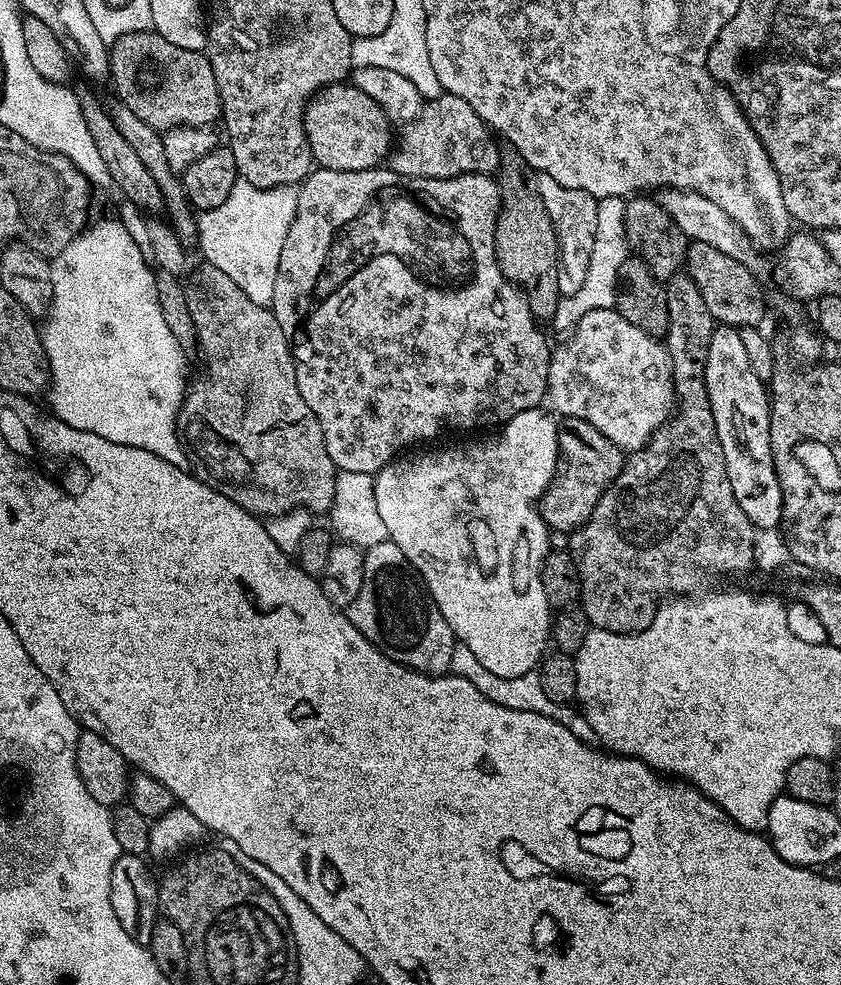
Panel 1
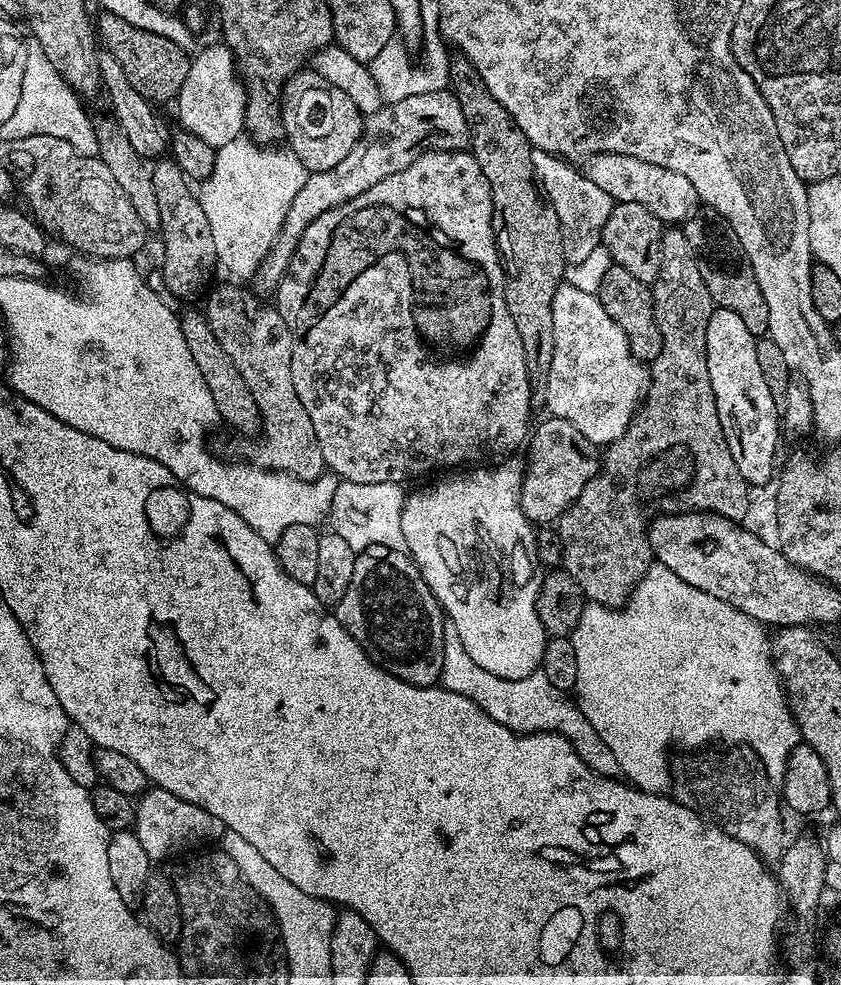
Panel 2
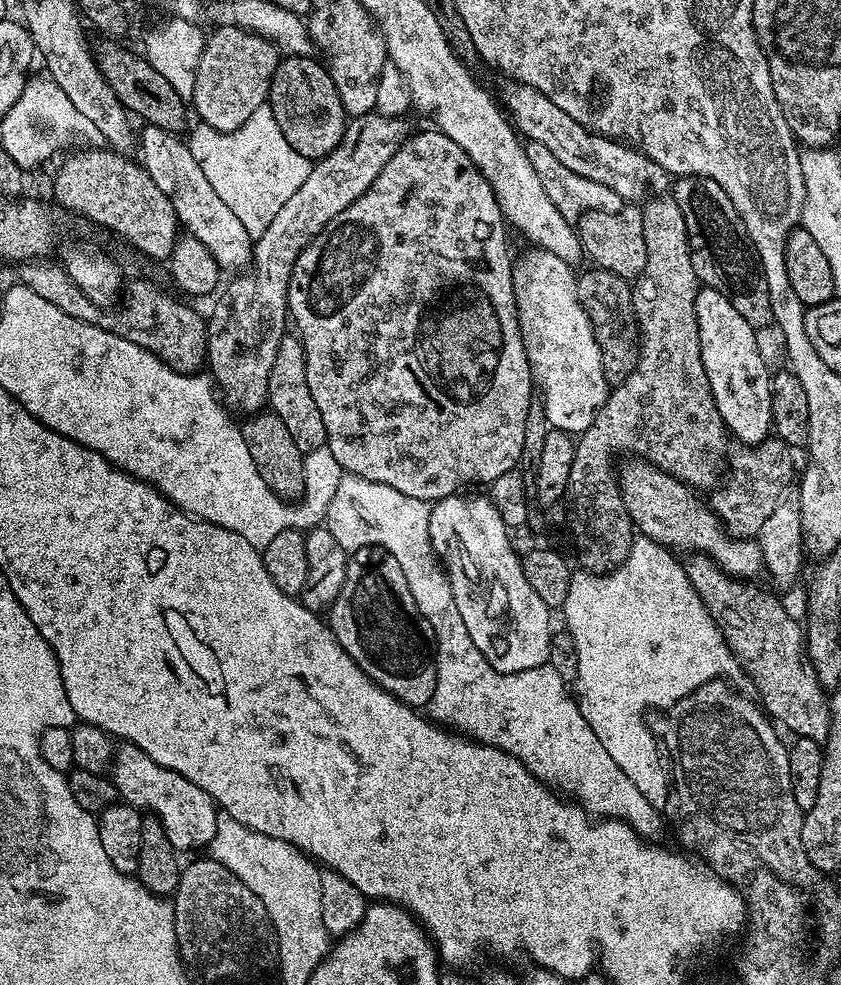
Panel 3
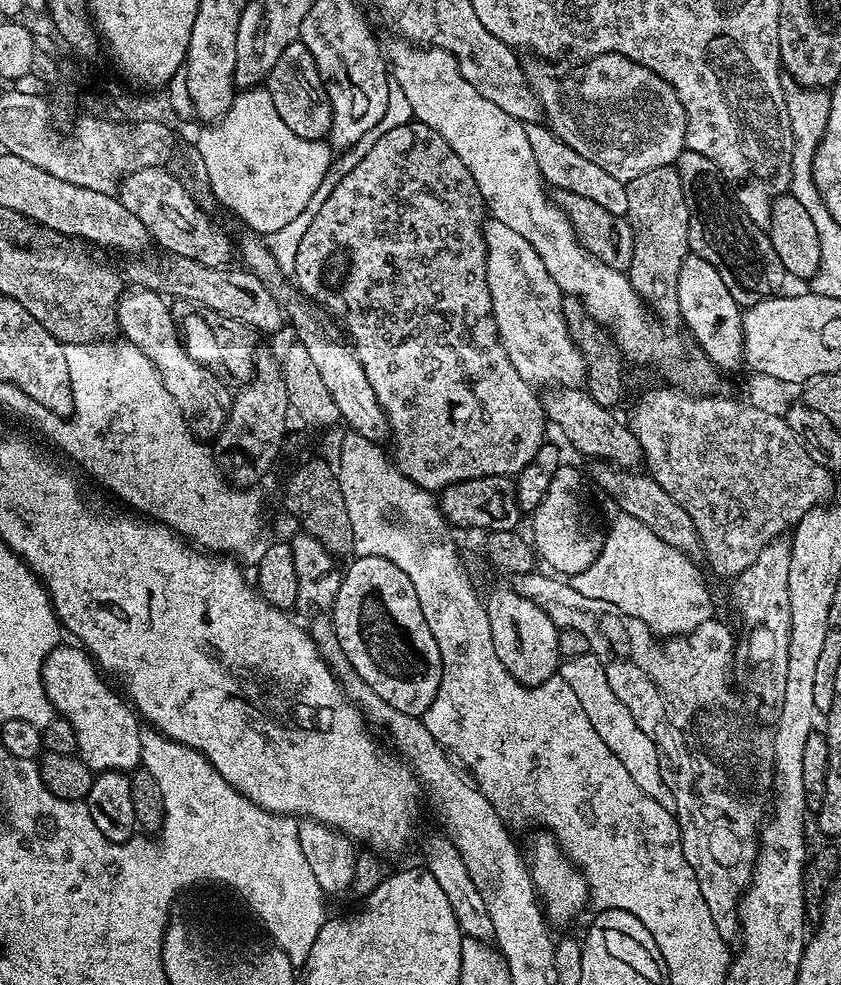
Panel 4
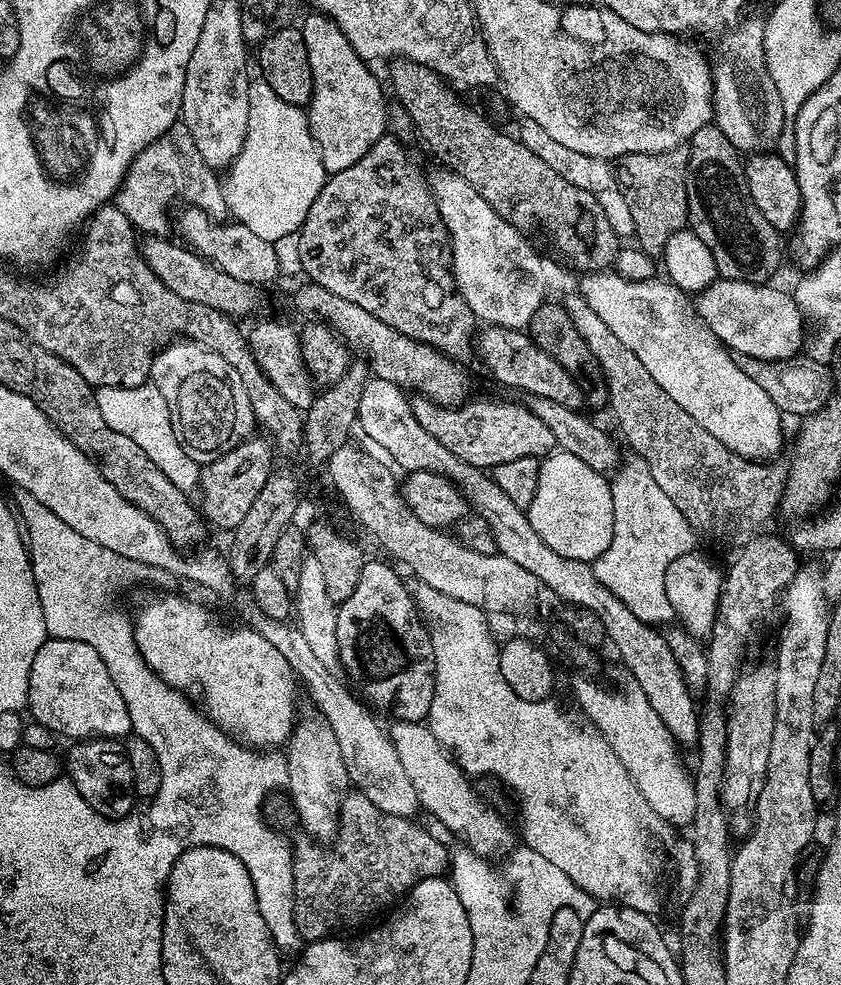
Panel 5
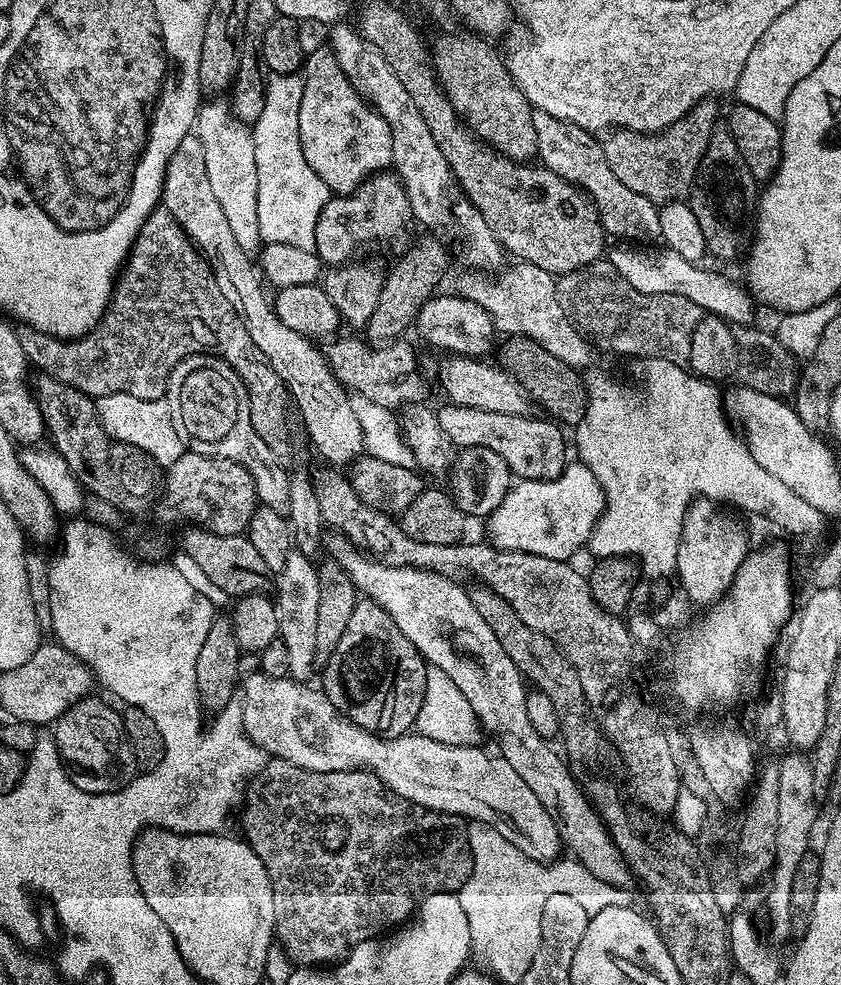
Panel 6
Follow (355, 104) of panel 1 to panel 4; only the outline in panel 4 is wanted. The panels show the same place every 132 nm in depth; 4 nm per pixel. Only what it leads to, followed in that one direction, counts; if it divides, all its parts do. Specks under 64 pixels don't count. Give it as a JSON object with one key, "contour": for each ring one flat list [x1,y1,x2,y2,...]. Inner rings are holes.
{"contour":[[300,39,286,46,286,50,282,50,278,62,274,62,274,70,270,70,266,87,270,98,274,98,274,107,282,117,282,122,286,122,286,126,290,126,290,130,294,130,298,138,324,140,331,133,332,103,318,74,314,54,306,50]]}

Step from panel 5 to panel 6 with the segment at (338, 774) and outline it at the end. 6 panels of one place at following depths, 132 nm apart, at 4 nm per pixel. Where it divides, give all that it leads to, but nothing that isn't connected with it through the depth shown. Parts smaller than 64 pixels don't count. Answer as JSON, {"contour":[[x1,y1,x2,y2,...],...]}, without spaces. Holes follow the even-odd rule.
{"contour":[[293,550,286,558,286,566,282,566,282,570,275,577,276,592,274,591,274,599,276,601,276,609,278,610,278,626,280,634,278,637,279,643,284,645,286,650,286,658,288,659,288,676,293,680,301,682,311,681,312,668,317,667,316,651,316,624,318,623,318,582,319,574,317,565,313,563,309,557,302,553]]}

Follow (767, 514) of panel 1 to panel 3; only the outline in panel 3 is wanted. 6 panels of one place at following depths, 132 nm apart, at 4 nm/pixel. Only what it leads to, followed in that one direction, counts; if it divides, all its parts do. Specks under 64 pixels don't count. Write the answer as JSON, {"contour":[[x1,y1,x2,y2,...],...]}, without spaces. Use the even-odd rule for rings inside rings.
{"contour":[[701,287,698,298,694,302,694,310,698,314,698,338,702,346,702,362,706,370,706,378,710,382,710,390,714,394,714,402,718,406,718,414,722,418,724,427,728,429,733,437,736,436,742,440,741,443,747,445,760,444,761,441,769,439,770,433,773,431,772,427,772,376,768,372,768,364,764,361,764,356,760,353,760,344,756,341,758,336,757,329,750,326,750,322,746,322,746,318,742,318,742,314,738,314,738,310,734,310,734,306,730,302,730,298,725,292,720,292,717,288]]}

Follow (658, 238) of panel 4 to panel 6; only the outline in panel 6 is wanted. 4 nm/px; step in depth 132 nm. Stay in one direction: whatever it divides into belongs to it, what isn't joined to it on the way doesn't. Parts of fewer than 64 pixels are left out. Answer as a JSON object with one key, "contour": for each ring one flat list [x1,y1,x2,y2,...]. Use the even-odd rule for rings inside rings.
{"contour":[[709,98,694,105,683,118,663,132,613,131,607,137,609,140,603,141,602,147,606,162,610,162,610,170,614,170,614,178,657,206,684,200,696,183,696,171,706,154,706,146,710,146,710,134,714,134,718,126,714,101]]}

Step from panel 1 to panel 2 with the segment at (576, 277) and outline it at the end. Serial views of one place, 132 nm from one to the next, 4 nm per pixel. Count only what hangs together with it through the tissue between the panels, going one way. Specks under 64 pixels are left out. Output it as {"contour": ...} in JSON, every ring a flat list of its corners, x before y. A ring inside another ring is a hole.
{"contour":[[533,148,532,157,536,181,554,206,554,214,558,214,558,222,562,226,565,261,569,265,583,262,595,247,601,245,600,232,606,226,606,218,610,218,614,202,606,190,594,186,594,182,590,182,579,167,573,166,563,156,551,156,548,152]]}

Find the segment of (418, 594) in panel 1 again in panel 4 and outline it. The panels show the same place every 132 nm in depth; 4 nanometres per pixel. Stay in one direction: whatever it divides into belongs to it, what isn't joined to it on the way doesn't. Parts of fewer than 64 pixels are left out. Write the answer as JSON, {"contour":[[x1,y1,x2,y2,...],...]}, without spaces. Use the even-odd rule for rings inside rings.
{"contour":[[356,556,353,561,353,564,345,570,344,577,336,588,336,597,332,600,330,619,338,634,338,642,346,658,350,658,350,666,358,670,362,682,366,682,366,686,370,686,370,690,374,690,374,694,378,694,382,702,390,702,390,706,394,706,394,710,402,710,402,714,423,717,424,712,430,710,430,702,434,702,434,694,438,694,438,686,442,682,442,654,438,654,438,642,434,642,434,634,430,634,430,626,426,626,426,614,422,614,422,606,418,606,418,594,414,594,414,582,410,582,410,578,406,578,404,571,398,570,394,562,381,556]]}

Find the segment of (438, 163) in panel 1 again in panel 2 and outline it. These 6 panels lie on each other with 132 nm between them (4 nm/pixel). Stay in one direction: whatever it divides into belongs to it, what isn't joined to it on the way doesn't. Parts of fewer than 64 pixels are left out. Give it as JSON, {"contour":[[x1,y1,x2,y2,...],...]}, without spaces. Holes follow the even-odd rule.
{"contour":[[451,90,414,94,410,98,402,98,402,102,397,104,385,103,377,112,366,117,360,141,354,150,350,150,338,166,311,173,302,190,298,190,274,246,258,266,254,277,257,290,275,293,311,220,317,220,326,214,326,210,345,204,347,200,358,198,358,194,366,194,366,190,382,182,382,178,390,178,390,174,406,170,406,166,410,166,410,162,423,152,459,152,467,149,469,144,466,114,462,114,462,106,458,106,458,98]]}

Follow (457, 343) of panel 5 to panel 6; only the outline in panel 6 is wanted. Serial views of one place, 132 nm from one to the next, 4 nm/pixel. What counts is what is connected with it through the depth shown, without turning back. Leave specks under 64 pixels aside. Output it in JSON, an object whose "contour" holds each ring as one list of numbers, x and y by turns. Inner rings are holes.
{"contour":[[395,171,378,172,369,180,363,180,348,196,333,195,328,199,318,218,314,251,325,265,343,266,353,259,352,251,359,244,368,244,371,240,396,240,407,230,411,220,404,183]]}

